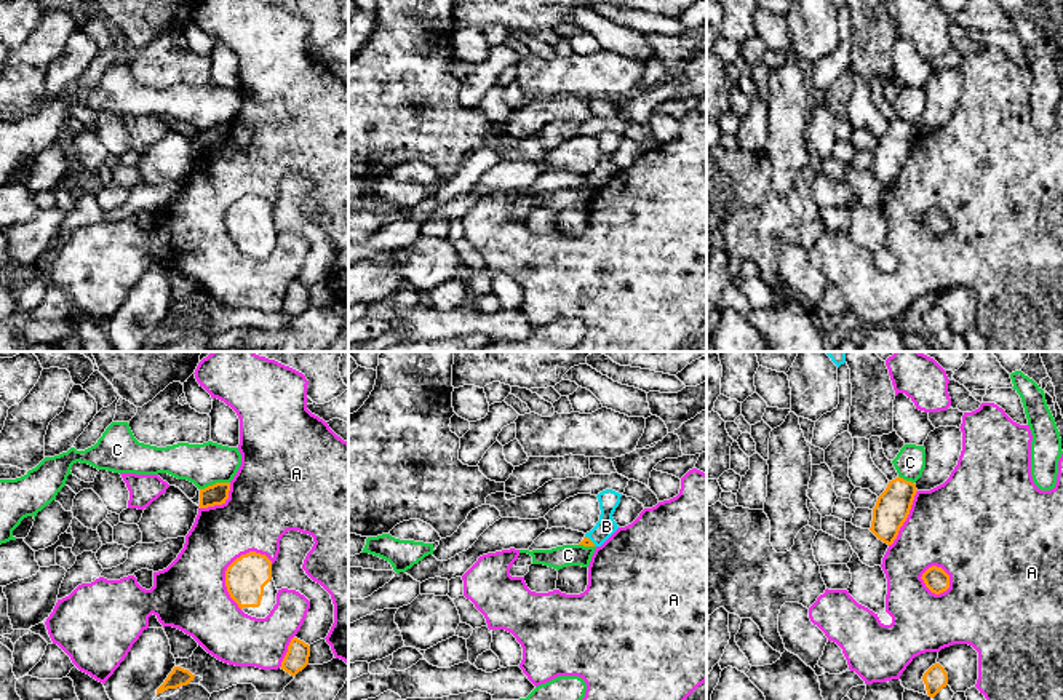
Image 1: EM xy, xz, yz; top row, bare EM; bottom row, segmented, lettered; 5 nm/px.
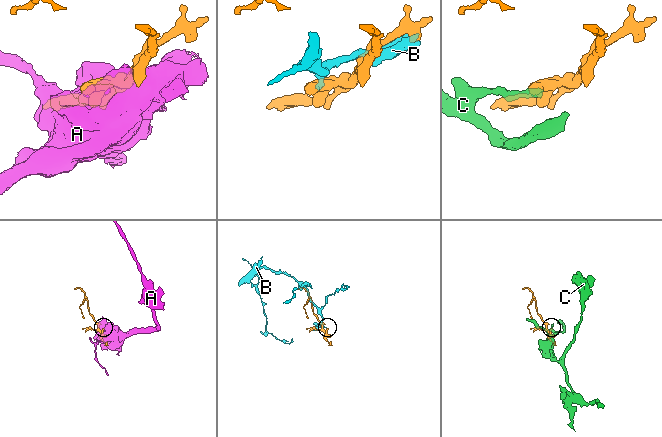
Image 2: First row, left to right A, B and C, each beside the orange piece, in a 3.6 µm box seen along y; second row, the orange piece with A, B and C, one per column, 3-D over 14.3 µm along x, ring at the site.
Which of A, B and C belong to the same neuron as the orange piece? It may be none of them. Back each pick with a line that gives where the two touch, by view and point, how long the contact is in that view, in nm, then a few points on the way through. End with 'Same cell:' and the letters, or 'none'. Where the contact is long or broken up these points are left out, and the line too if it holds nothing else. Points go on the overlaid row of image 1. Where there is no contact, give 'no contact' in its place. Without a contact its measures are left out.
Same cell: none

